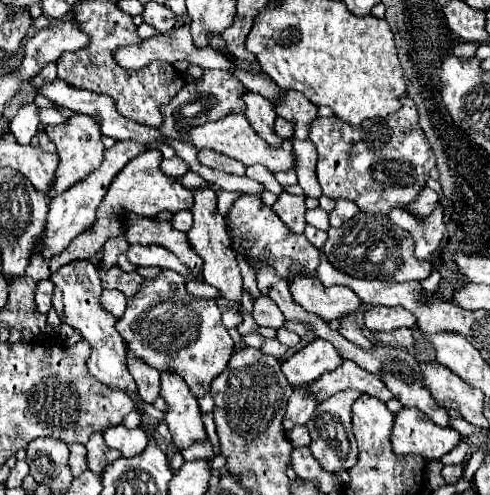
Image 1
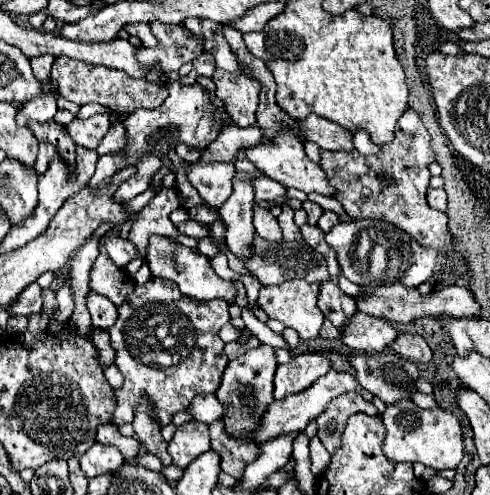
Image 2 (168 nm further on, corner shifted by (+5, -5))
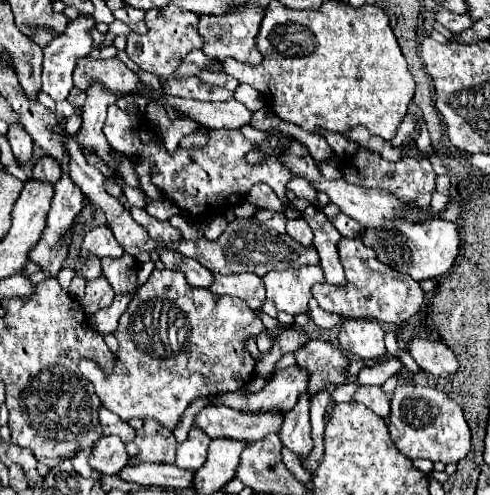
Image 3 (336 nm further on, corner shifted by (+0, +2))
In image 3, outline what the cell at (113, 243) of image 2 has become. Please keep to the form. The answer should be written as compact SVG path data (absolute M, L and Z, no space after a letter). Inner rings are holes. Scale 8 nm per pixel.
M105 225L91 229L81 245L81 259L83 263L87 261L87 257L121 257L123 255L123 247L117 243L117 239L113 237L113 231Z

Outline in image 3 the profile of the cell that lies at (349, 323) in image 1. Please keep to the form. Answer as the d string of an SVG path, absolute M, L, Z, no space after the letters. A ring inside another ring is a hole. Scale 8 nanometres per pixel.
M309 205L303 211L303 219L313 229L313 235L315 235L313 245L319 253L321 267L325 271L325 281L331 285L345 285L343 267L341 267L339 255L337 255L337 241L341 239L341 235L337 233L335 225L329 223L327 217L319 209L315 209L313 205Z

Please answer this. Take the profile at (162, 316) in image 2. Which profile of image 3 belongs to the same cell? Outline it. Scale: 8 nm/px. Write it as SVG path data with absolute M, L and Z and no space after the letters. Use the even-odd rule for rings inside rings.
M155 269L119 319L119 327L115 331L119 349L115 353L113 373L105 373L101 367L89 367L89 359L79 363L79 371L83 379L93 385L101 405L121 419L129 421L133 417L153 417L173 431L185 409L195 399L237 391L251 379L255 363L245 349L245 343L249 337L257 337L263 329L261 319L245 305L245 301L229 295L215 295L209 289L193 289L181 273L173 273L171 269Z

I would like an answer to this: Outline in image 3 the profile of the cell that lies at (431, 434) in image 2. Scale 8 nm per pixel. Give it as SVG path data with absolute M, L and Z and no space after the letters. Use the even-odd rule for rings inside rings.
M401 385L395 389L391 397L389 433L397 449L409 459L421 457L447 465L461 461L471 449L471 433L461 407L445 393L421 385Z

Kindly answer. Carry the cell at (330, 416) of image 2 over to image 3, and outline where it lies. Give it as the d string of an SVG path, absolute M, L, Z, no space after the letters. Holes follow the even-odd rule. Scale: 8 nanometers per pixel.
M365 385L365 387L361 387L355 393L353 401L365 404L379 417L383 417L383 419L389 417L389 413L391 413L391 403L389 403L391 397L385 391L381 391L377 385Z

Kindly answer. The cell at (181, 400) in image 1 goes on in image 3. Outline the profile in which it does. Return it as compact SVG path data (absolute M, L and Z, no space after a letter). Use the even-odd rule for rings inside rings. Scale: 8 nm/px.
M191 429L187 441L177 445L177 461L175 465L181 469L197 471L207 461L207 445L211 439L201 429Z

